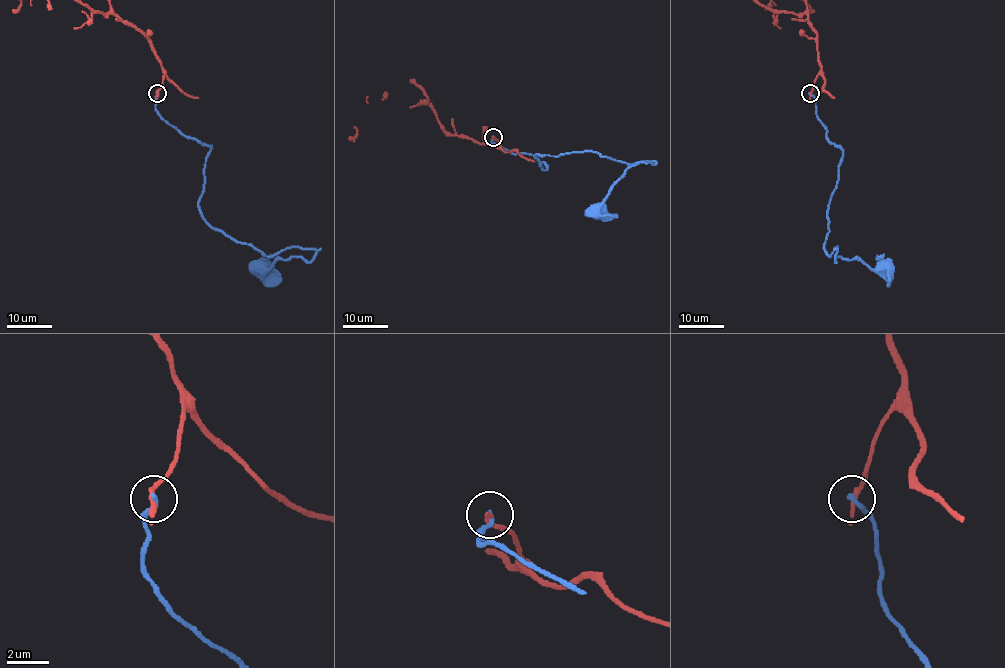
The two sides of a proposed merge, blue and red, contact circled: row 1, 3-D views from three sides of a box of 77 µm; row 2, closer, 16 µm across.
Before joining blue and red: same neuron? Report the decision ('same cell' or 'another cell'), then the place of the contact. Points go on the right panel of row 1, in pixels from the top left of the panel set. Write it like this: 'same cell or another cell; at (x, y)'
another cell; at (810, 93)

